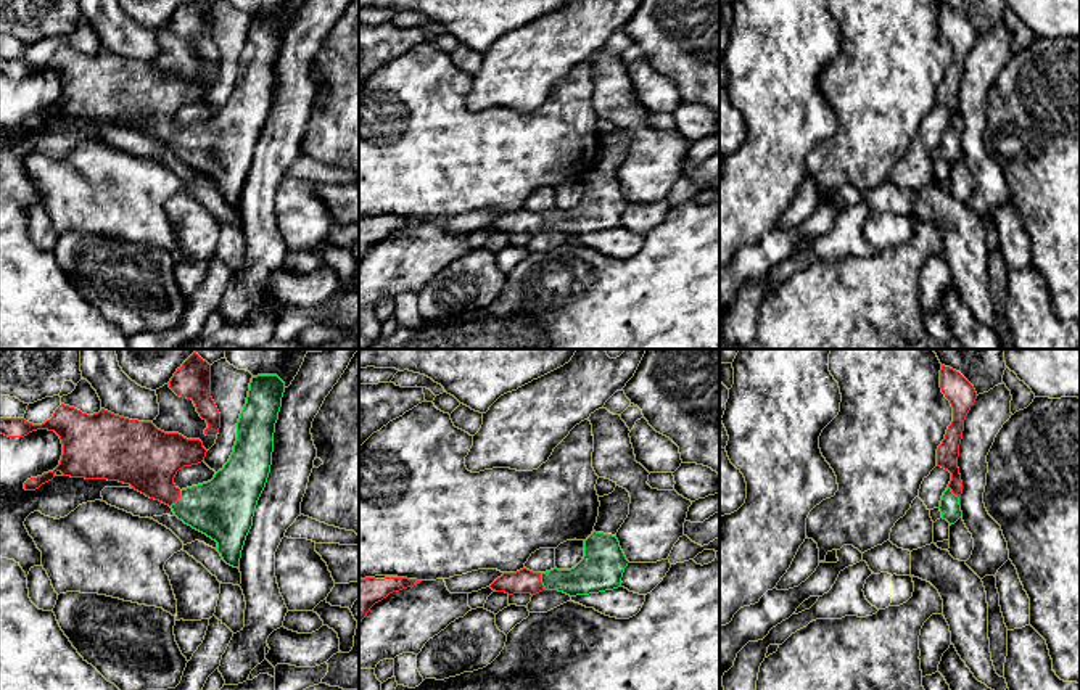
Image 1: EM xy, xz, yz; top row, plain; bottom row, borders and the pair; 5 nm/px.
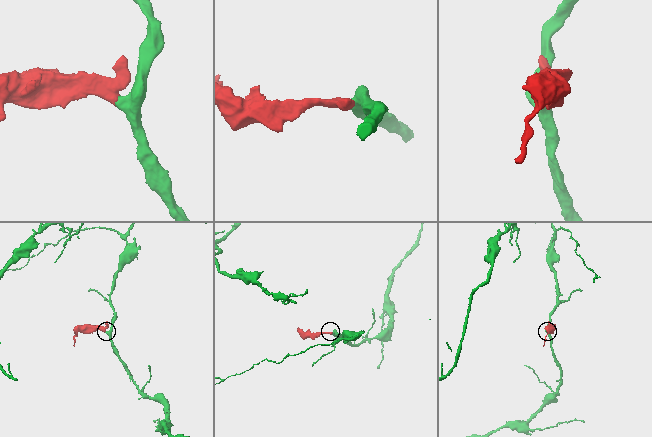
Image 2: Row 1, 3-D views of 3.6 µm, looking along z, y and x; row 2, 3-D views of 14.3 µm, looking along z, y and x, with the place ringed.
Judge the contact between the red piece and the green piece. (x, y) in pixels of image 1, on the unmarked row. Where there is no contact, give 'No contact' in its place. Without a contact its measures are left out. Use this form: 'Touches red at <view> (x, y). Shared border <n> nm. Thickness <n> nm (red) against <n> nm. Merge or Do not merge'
Touches red at yz (956, 134). Shared border 120 nm. Thickness 110 nm (red) against 100 nm. Merge

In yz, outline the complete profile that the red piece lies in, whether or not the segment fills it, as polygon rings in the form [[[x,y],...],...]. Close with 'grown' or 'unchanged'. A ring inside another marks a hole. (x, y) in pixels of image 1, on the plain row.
[[[942,5],[940,27],[953,47],[953,61],[945,79],[937,88],[937,106],[951,113],[951,121],[940,140],[942,158],[954,164],[961,156],[963,121],[958,108],[959,84],[964,71],[964,60],[977,39],[974,26],[956,10]]]; grown

